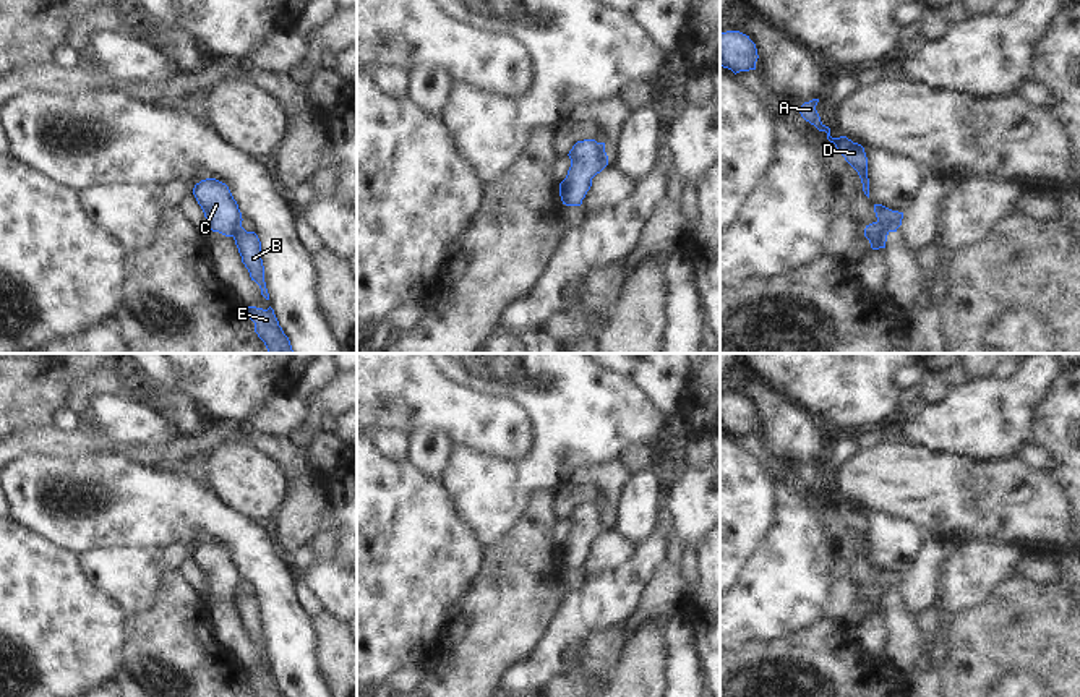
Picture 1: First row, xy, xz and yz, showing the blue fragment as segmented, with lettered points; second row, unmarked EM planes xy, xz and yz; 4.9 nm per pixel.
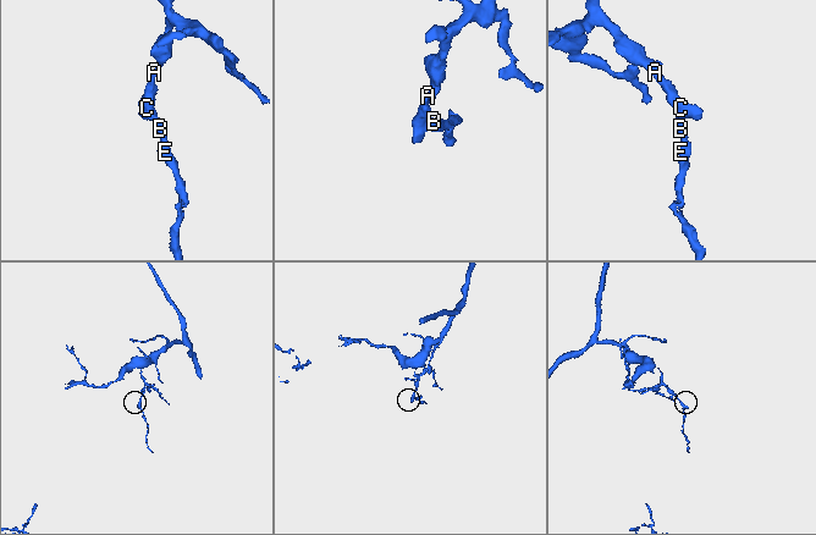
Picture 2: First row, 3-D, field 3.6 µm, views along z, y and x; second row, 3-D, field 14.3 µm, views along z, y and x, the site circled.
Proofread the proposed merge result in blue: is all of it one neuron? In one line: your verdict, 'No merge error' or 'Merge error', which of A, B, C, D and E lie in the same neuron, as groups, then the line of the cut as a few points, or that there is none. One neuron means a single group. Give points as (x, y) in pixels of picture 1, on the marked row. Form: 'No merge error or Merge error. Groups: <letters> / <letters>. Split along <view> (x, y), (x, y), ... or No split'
Merge error. Groups: A C D / B E. Split along xy (240, 222), (231, 235).

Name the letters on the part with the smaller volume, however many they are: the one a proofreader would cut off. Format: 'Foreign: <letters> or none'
Foreign: B, E

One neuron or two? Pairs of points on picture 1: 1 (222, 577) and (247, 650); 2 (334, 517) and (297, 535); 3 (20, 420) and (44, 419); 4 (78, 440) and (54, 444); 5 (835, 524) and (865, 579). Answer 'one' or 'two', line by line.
1: one
2: two
3: one
4: one
5: one

